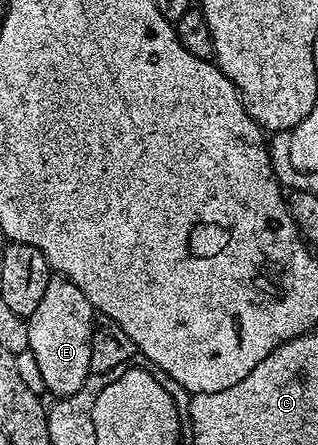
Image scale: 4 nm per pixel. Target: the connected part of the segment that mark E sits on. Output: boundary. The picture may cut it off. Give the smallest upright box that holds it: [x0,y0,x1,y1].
[26,276,97,399]

